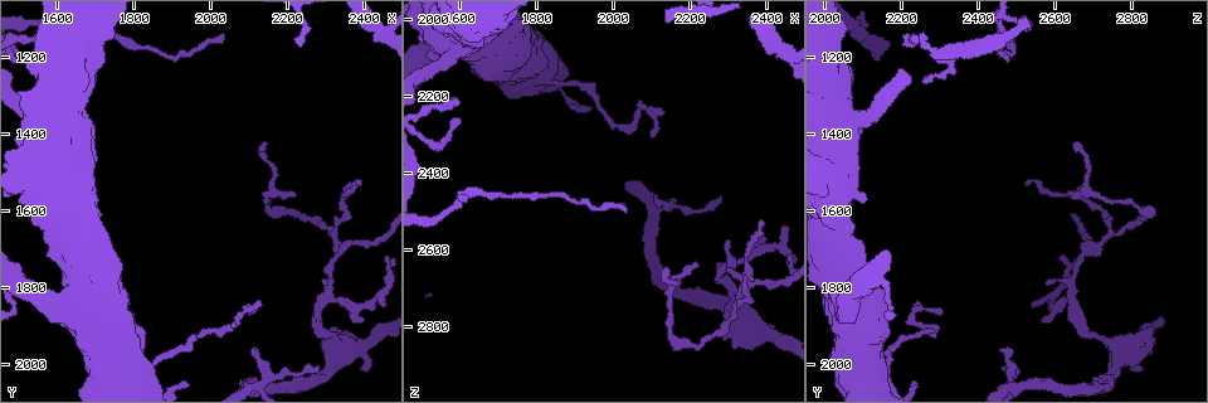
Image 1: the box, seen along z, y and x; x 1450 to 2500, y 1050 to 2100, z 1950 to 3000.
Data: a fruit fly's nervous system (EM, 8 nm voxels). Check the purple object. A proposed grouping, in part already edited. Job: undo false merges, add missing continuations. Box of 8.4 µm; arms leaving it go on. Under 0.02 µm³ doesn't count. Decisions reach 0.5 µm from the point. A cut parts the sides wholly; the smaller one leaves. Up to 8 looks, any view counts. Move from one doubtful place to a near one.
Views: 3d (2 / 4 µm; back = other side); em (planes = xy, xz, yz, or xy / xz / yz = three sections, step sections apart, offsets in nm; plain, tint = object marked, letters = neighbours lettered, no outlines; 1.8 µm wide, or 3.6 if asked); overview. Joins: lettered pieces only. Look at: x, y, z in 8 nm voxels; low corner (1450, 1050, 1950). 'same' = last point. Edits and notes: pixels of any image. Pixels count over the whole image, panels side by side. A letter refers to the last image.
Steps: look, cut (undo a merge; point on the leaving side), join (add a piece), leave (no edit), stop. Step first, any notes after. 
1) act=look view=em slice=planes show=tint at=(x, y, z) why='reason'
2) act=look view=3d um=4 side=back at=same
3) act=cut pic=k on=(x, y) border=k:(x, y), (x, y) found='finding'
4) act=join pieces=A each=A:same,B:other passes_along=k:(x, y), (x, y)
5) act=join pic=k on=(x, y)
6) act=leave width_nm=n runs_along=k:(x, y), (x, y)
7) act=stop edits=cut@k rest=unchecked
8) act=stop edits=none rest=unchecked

act=look view=3d um=4 at=(2325, 2000, 2760)

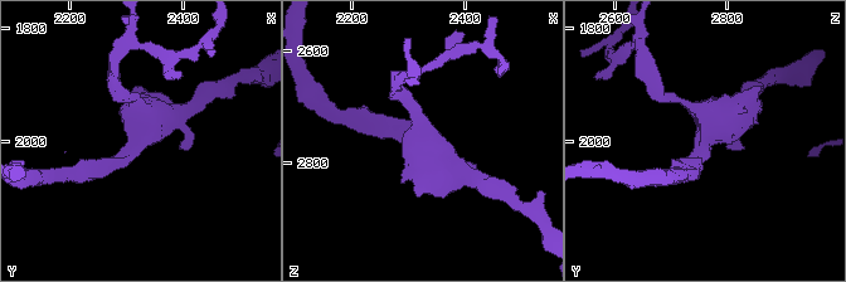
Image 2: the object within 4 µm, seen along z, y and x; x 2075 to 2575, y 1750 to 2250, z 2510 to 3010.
act=look view=em um=3.6 slice=planes show=plain at=(2330, 1990, 2765)

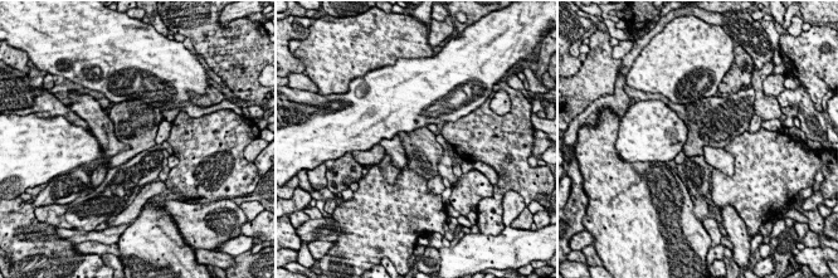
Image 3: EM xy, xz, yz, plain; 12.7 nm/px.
act=look view=em um=3.6 slice=planes show=letters at=same why='what lies round it'

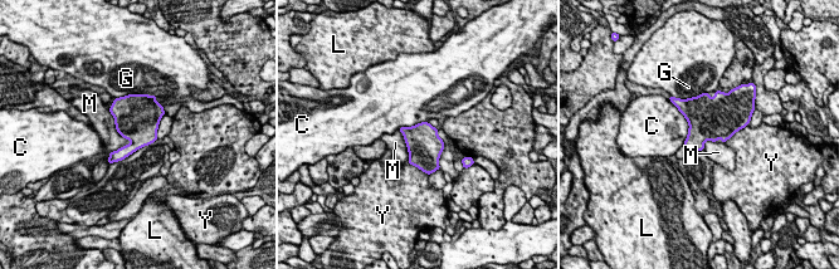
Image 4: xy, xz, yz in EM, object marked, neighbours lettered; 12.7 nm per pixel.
act=leave each=C:other,G:other,L:other,M:other,Y:other border=4:(108, 109), (130, 141), (110, 153) found='one neuron here'

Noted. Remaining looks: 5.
act=look view=em slice=xy step=4 show=letters at=(2120, 1960, 2450) why='branch stops here'

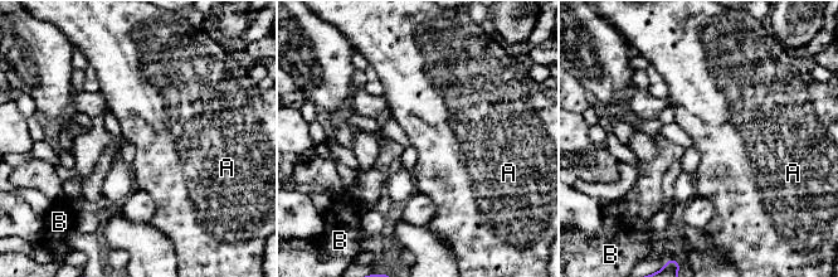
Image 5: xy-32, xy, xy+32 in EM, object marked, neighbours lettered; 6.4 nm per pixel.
act=look view=em slice=xz step=16 show=letters at=same

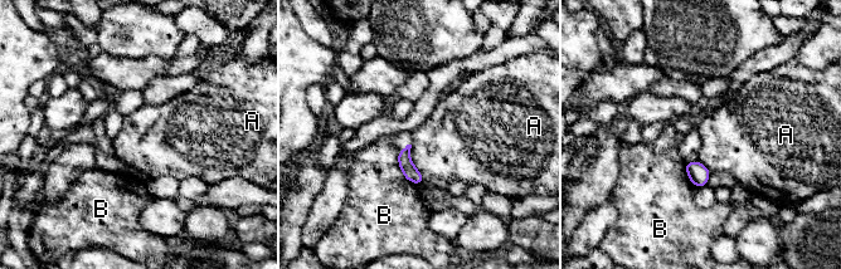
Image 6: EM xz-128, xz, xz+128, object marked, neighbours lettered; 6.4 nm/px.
act=leave each=A:other,B:other border=6:(411, 145), (409, 159), (423, 177) found='no lettered piece goes on from it'

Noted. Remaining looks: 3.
act=look view=em um=3.6 slice=xy step=16 show=tint at=(1565, 1360, 2110) why='thick turns thin'

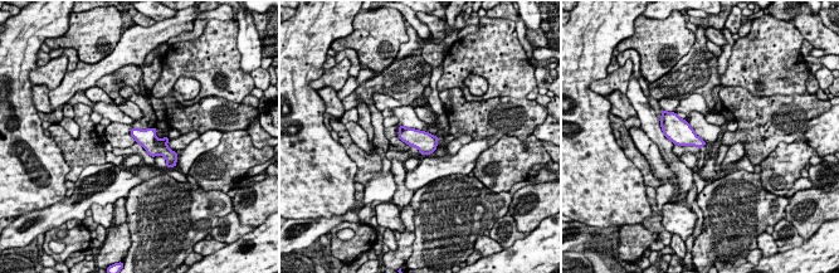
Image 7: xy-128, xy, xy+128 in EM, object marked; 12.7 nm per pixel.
act=look view=em um=3.6 slice=planes show=letters at=same why='another direction'

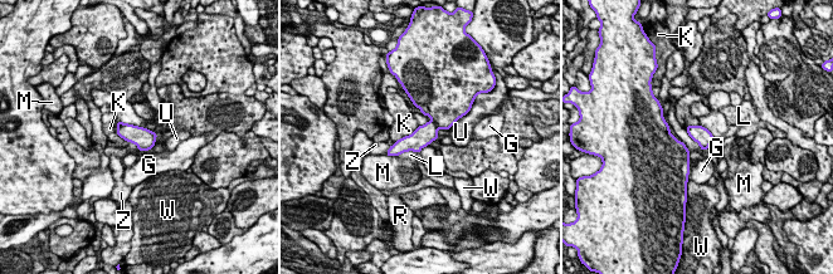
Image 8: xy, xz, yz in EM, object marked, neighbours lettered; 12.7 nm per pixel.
act=leave width_nm=220 each=G:other,K:other,L:other,M:other,R:other,U:other,W:other,Z:other runs_along=8:(419, 101), (433, 123), (391, 152) found='all the same neuron'

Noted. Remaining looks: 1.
act=stop edits=none rest=unchecked

